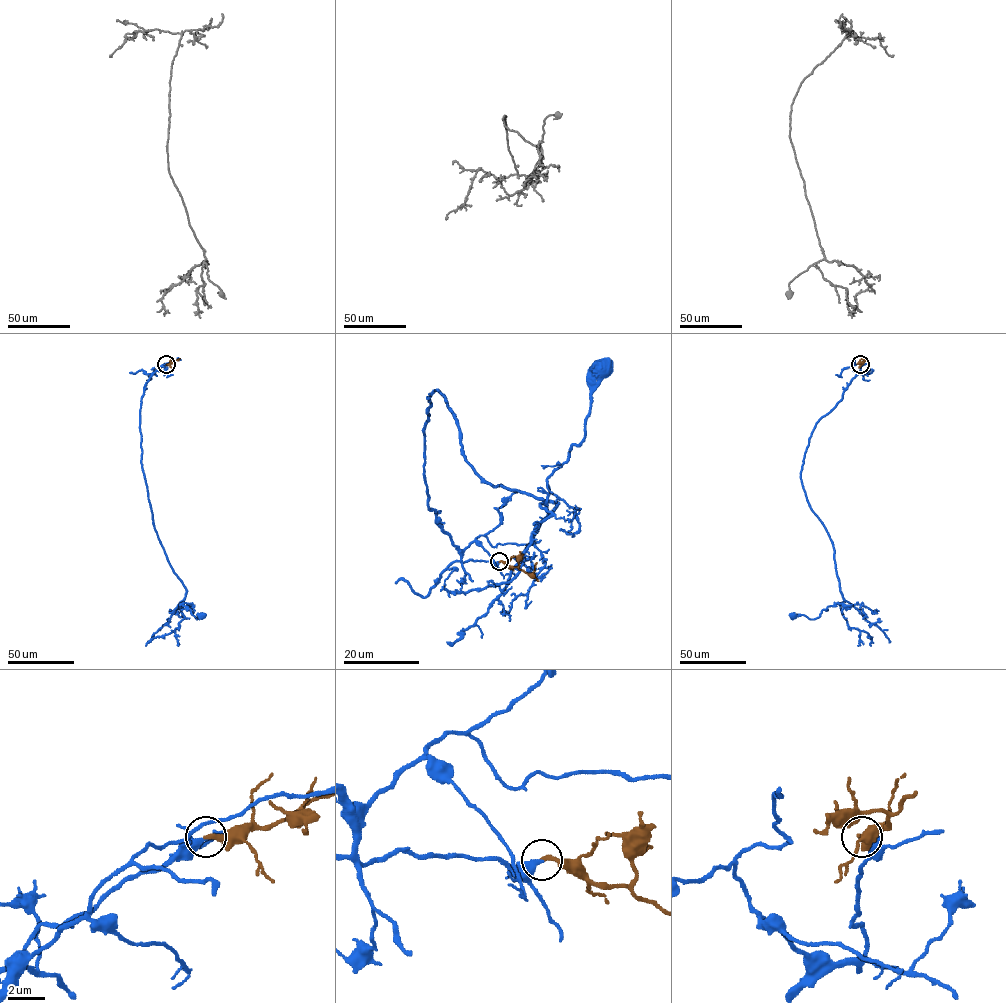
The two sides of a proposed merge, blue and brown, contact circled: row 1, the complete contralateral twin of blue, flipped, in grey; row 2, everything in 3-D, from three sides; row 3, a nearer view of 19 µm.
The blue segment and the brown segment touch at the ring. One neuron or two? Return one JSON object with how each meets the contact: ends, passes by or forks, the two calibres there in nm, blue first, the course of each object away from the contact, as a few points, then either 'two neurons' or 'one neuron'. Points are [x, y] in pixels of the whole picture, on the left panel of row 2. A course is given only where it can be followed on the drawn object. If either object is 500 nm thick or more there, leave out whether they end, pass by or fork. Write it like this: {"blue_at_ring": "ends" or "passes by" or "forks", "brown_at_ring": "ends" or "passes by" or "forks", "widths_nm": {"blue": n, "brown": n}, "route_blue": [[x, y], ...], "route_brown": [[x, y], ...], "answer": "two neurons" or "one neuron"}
{"blue_at_ring": "ends", "brown_at_ring": "ends", "widths_nm": {"blue": 360, "brown": 280}, "route_blue": [[166, 364], [150, 377], [141, 400], [141, 464], [154, 528], [186, 590], [183, 605], [197, 619], [202, 615]], "route_brown": [[166, 364], [179, 359]], "answer": "one neuron"}

